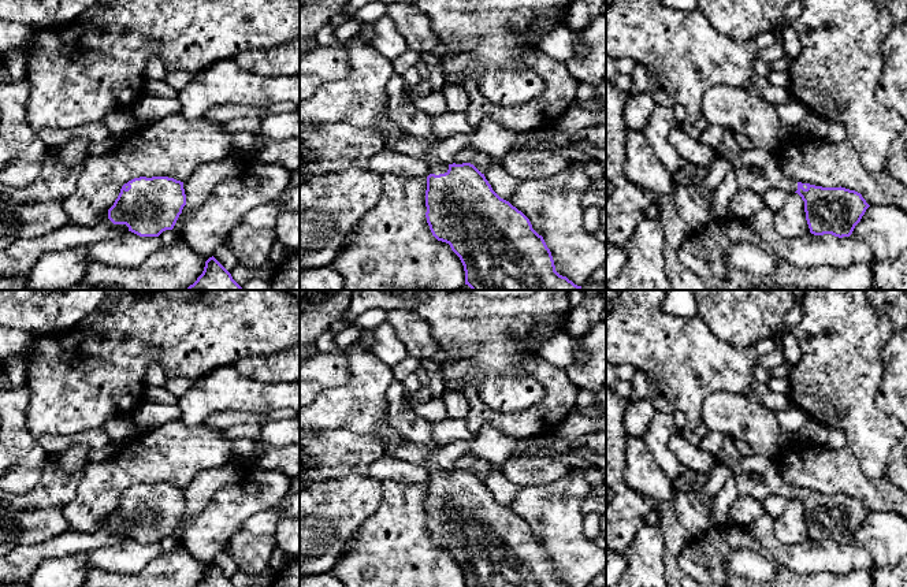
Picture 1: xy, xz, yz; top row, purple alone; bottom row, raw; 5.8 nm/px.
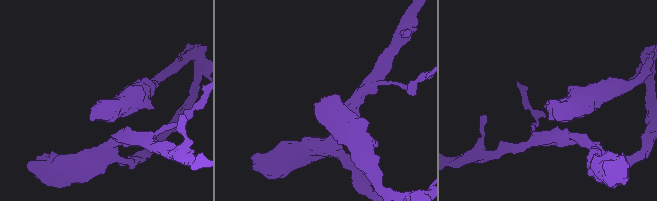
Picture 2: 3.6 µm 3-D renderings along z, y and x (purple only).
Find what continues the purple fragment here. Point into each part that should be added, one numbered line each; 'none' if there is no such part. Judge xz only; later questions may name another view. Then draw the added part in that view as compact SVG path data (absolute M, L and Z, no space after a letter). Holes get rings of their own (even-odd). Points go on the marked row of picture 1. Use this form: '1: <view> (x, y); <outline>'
1: xz (437, 168); M428 156L421 157L430 168L431 174L439 175L445 174L449 170L449 164L434 163Z

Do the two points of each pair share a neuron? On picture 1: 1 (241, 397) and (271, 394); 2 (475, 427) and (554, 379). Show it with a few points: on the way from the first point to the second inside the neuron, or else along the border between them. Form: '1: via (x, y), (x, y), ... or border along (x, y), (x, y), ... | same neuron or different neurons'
1: via (248, 397), (264, 397) | same neuron
2: via (500, 420), (531, 420), (547, 404) | same neuron

